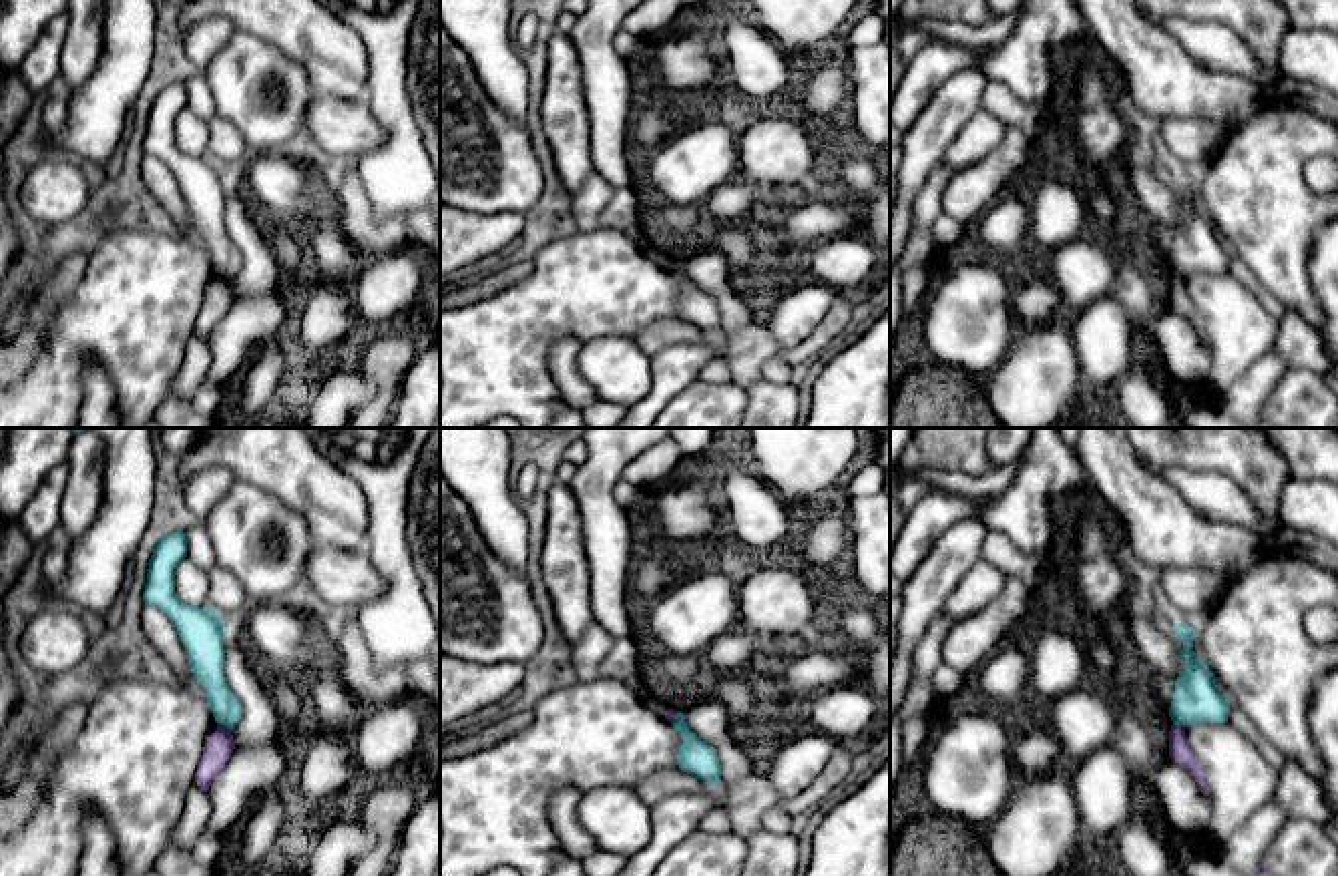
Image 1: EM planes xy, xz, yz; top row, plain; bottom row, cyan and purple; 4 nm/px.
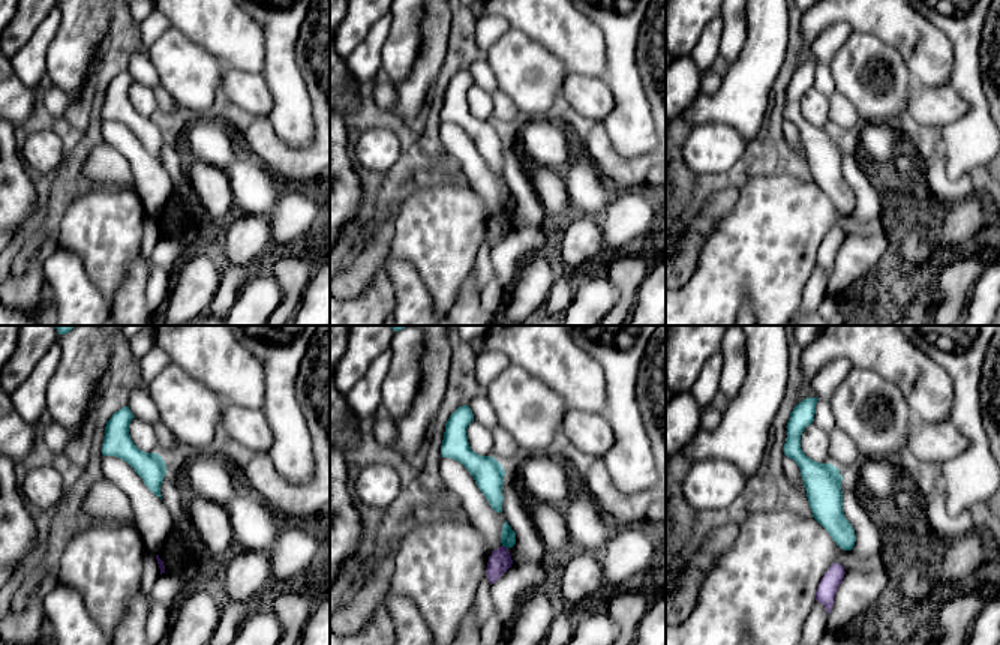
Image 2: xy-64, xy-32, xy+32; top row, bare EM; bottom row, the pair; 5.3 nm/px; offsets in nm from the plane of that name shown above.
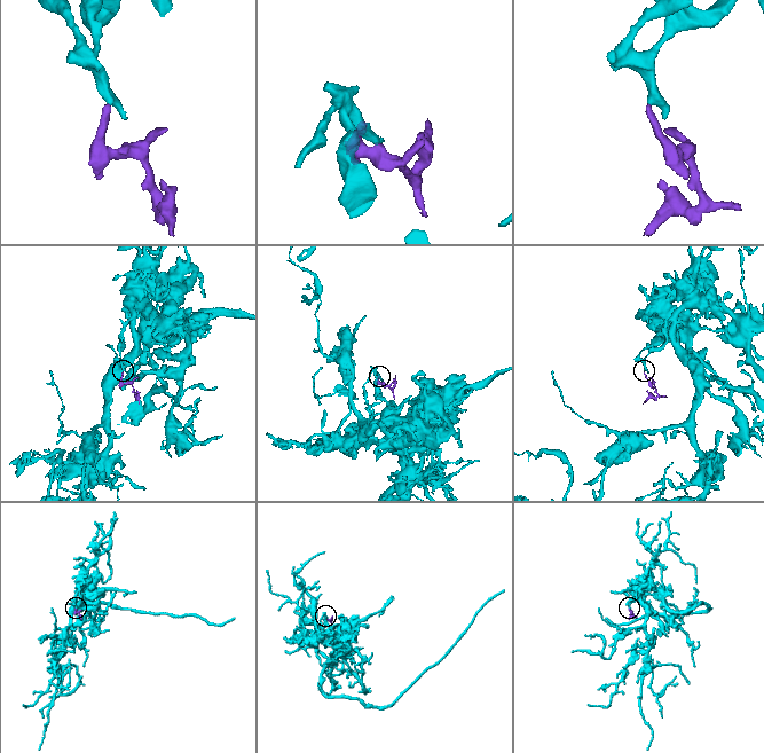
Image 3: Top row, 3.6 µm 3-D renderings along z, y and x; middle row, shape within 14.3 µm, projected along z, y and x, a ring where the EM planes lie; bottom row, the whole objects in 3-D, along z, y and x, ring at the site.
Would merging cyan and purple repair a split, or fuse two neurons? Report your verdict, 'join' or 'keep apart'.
keep apart

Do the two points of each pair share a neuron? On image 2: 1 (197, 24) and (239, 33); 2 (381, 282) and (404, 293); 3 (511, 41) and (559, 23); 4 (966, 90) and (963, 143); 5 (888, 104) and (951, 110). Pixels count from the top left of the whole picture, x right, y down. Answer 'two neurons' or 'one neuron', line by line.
1: one neuron
2: two neurons
3: two neurons
4: one neuron
5: two neurons

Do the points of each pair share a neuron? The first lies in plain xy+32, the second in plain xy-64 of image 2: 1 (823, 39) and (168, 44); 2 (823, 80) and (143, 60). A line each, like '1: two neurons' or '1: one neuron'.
1: two neurons
2: one neuron

